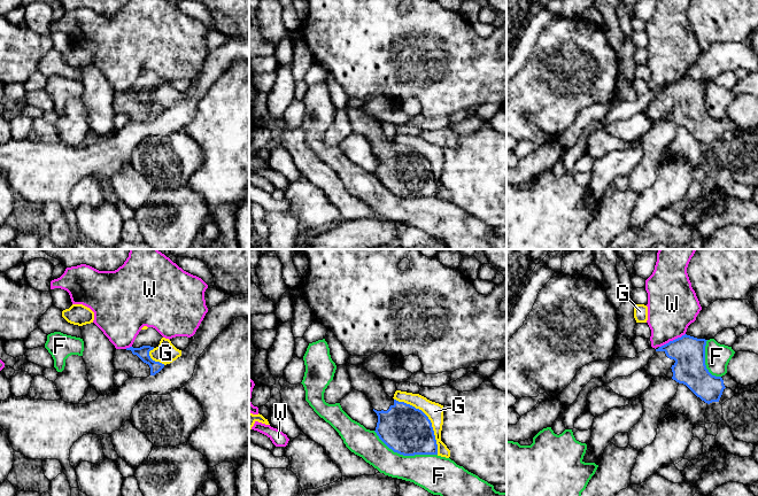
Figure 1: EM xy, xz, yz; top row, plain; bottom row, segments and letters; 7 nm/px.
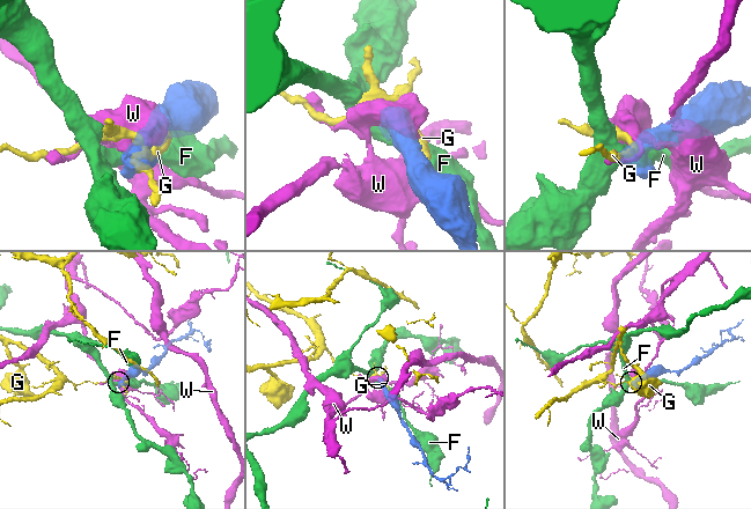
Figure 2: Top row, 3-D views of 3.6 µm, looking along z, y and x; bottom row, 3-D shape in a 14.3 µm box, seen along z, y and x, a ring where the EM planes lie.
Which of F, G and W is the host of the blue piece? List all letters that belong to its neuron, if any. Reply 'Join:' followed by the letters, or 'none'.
Join: none

